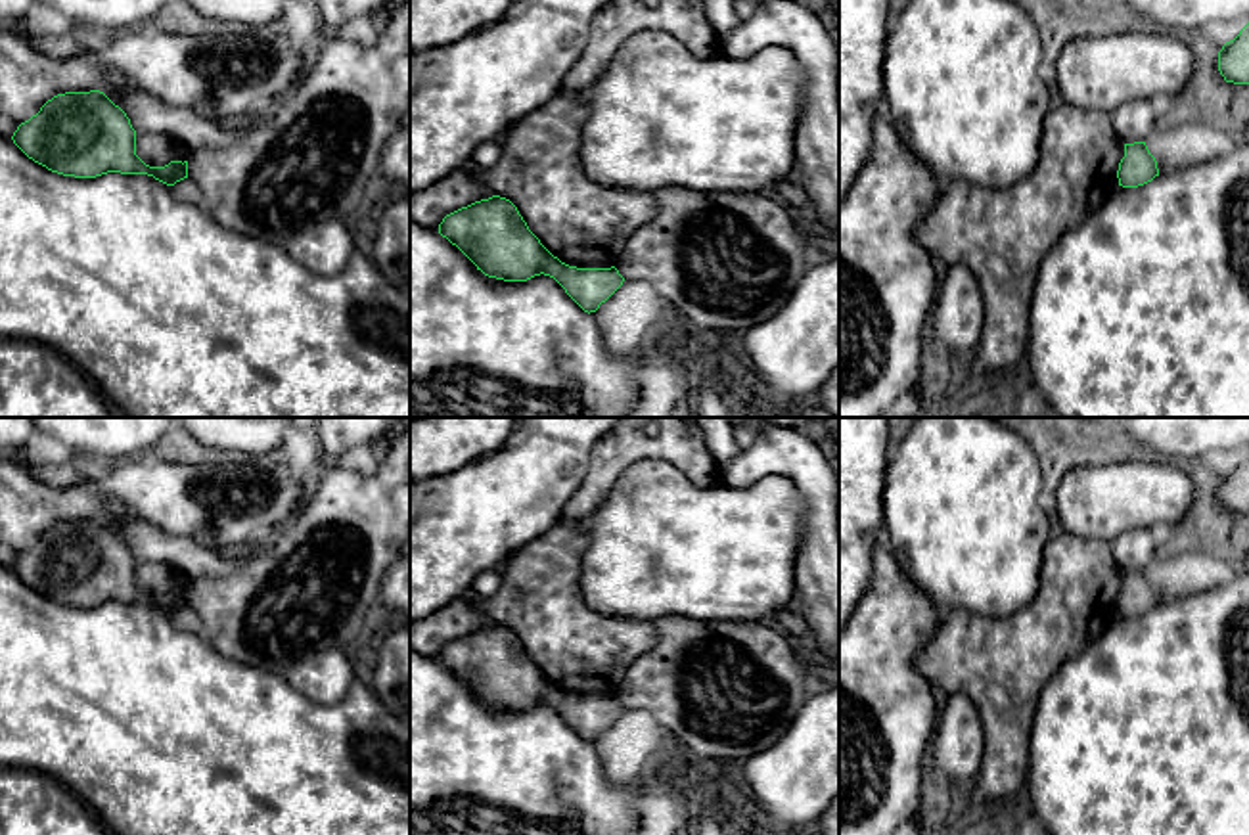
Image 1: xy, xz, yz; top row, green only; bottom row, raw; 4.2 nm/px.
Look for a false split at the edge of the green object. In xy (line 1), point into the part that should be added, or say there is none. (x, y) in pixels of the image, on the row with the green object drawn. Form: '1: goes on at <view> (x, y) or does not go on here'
1: does not go on here

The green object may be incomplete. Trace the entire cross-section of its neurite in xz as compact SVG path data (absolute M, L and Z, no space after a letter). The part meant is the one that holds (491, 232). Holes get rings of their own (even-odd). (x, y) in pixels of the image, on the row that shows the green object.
M500 195L446 214L439 234L488 278L504 282L527 282L540 274L554 278L588 314L624 282L615 266L577 268L561 262L529 230L517 207Z

